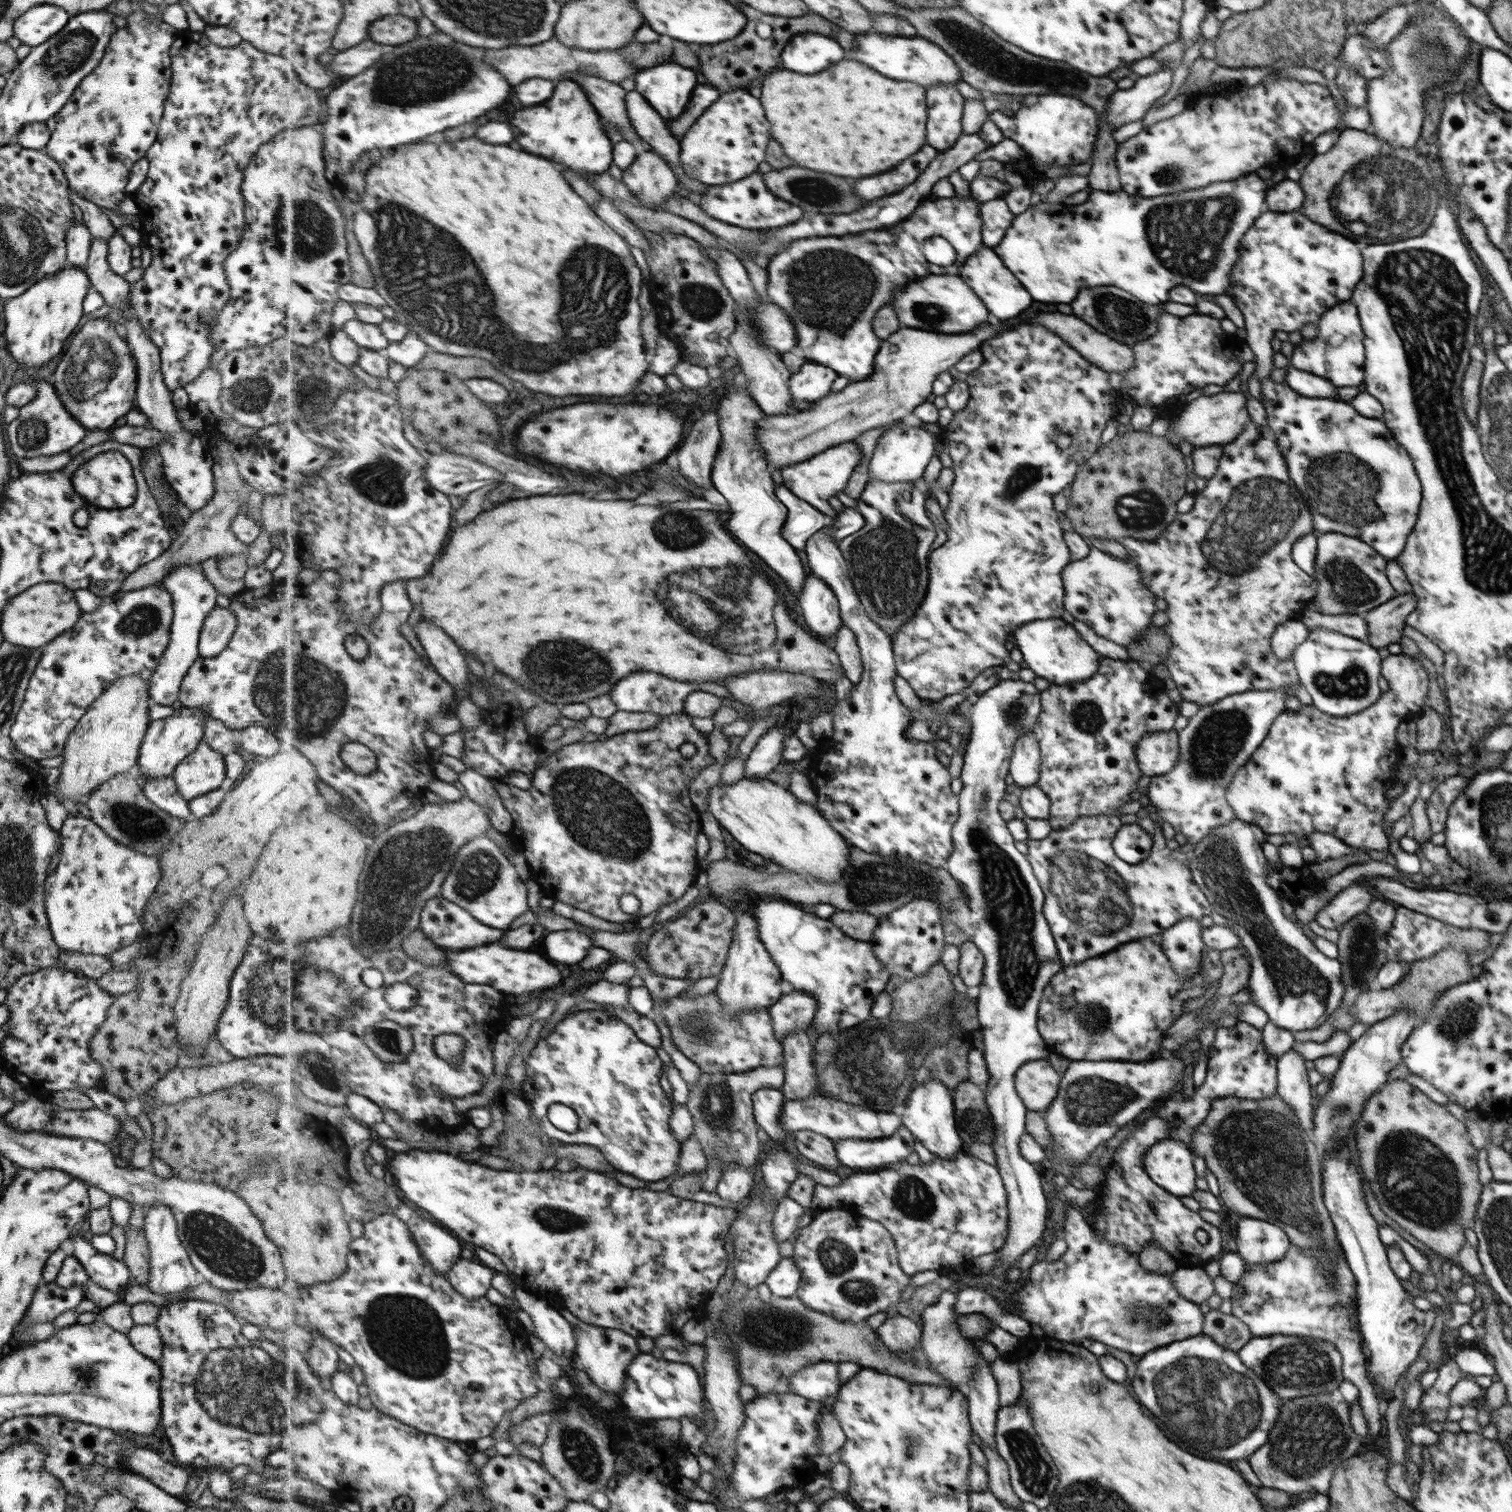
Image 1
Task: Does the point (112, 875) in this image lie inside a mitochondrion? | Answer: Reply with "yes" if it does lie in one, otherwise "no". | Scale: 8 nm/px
no

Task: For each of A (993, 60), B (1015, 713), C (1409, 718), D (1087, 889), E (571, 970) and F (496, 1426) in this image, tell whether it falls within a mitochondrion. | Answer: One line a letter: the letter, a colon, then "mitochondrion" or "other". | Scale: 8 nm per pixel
A: mitochondrion
B: mitochondrion
C: other
D: mitochondrion
E: other
F: other

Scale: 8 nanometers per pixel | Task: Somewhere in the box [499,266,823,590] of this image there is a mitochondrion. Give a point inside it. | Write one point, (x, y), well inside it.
(699, 300)

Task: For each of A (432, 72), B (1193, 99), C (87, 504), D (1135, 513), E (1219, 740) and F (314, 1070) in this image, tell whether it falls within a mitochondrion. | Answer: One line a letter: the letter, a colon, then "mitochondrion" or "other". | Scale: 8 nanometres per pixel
A: mitochondrion
B: other
C: other
D: mitochondrion
E: mitochondrion
F: mitochondrion

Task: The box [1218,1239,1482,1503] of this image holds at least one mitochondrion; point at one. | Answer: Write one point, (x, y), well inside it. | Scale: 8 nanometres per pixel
(1328, 1437)

